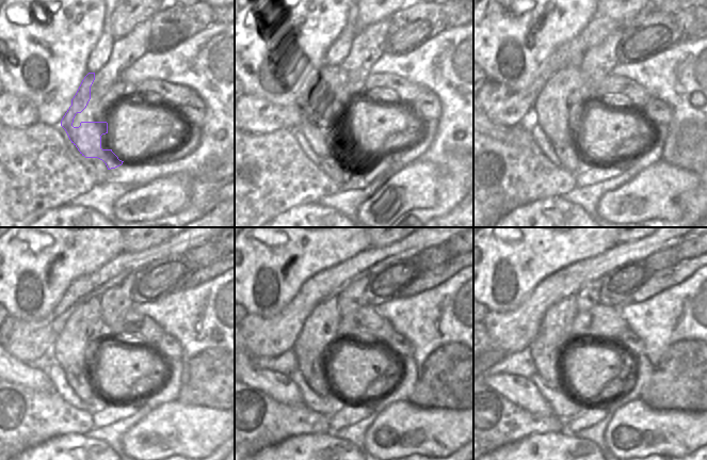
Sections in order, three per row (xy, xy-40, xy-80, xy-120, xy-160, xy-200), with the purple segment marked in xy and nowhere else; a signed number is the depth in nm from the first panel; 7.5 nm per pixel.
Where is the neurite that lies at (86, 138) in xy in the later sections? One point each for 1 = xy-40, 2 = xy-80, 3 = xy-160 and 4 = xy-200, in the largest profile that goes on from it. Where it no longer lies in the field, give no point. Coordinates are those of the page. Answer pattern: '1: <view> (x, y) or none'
1: xy-40 (327, 137)
2: xy-80 (565, 83)
3: xy-160 (320, 326)
4: xy-200 (555, 331)

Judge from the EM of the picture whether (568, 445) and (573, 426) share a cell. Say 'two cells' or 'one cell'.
two cells

